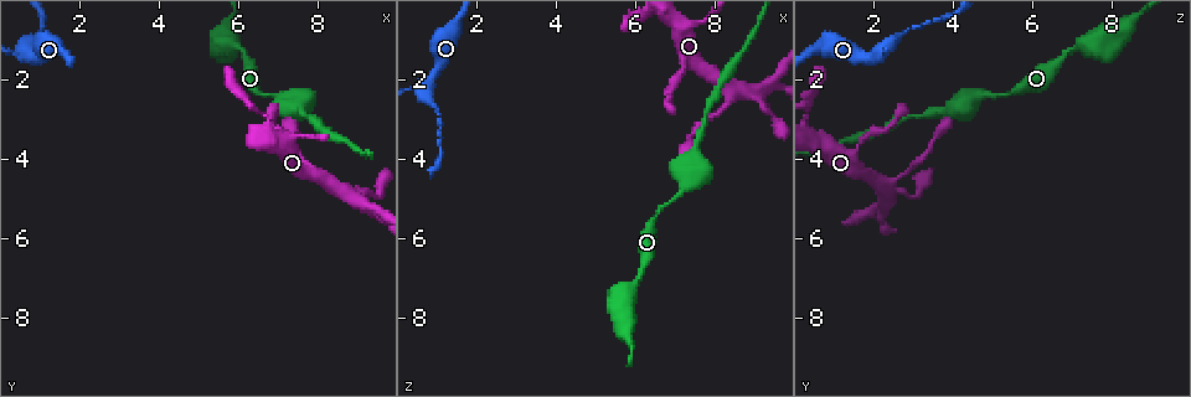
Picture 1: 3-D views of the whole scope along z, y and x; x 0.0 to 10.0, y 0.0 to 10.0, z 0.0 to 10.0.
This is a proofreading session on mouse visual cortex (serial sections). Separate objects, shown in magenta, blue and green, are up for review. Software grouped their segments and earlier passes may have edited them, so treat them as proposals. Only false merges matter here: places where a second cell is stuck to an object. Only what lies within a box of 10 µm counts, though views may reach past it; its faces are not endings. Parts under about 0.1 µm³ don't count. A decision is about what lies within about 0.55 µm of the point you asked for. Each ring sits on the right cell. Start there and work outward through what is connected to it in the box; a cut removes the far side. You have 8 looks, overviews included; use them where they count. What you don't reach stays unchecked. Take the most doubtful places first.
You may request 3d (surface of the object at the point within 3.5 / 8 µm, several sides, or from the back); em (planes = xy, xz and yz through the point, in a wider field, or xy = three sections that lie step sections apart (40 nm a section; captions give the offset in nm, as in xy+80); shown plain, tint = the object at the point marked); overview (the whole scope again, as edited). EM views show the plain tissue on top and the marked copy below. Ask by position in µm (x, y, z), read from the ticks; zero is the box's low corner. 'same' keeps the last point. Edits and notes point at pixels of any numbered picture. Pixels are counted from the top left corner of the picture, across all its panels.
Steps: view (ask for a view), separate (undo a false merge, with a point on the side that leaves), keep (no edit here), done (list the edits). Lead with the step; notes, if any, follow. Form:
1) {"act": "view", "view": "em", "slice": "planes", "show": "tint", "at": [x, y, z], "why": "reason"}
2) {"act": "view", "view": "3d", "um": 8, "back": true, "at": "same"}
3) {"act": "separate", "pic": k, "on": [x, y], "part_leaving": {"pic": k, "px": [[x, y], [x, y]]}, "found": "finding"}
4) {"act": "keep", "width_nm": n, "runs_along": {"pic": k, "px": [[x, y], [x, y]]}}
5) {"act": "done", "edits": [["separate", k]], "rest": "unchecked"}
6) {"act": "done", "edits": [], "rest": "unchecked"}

{"act": "view", "view": "3d", "um": 8, "at": [8.95, 4.90, 2.40], "why": "two arms at a narrow angle"}

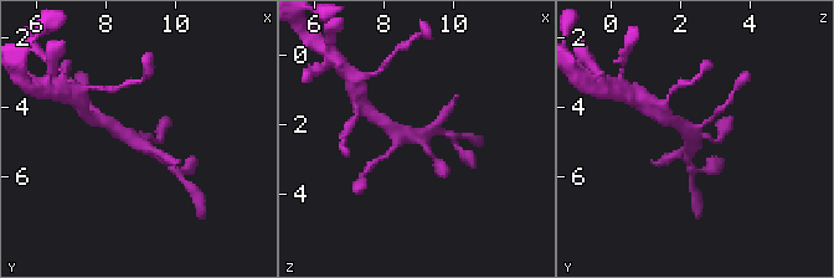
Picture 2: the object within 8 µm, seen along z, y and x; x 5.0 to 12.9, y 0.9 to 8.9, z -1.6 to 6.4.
{"act": "view", "view": "em", "slice": "planes", "show": "tint", "at": "same", "why": "shape alone is not enough"}

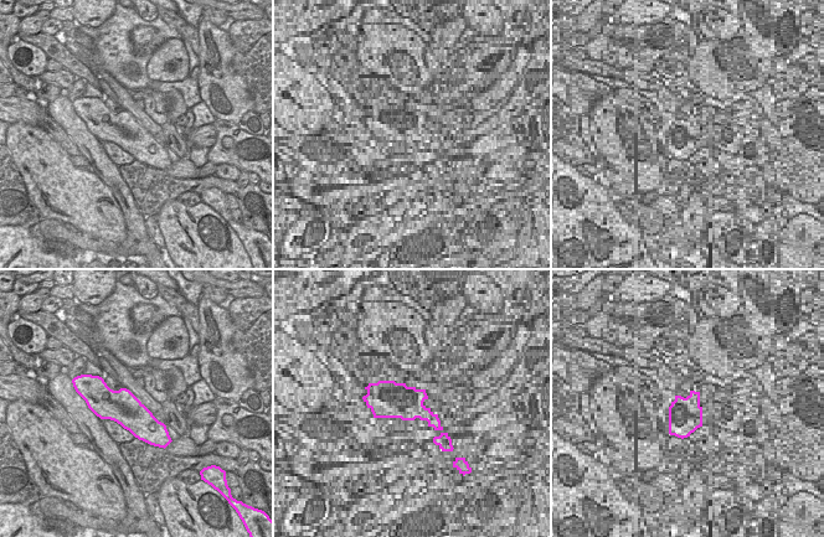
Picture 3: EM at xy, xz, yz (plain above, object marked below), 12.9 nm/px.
{"act": "keep", "runs_along": {"pic": 2, "px": [[112, 125], [164, 155]]}, "found": "one cell here"}

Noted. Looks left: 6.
{"act": "view", "view": "3d", "um": 3.5, "back": true, "at": [6.10, 1.25, 6.95]}

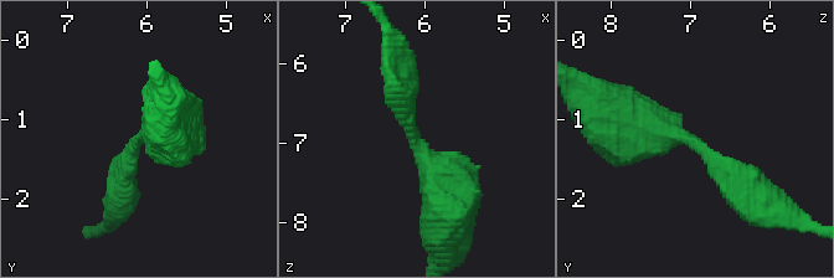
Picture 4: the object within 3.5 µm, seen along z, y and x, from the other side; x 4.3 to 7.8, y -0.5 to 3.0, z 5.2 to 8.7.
{"act": "view", "view": "em", "slice": "xy", "step": 5, "show": "tint", "at": [6.10, 1.25, 6.95], "arm_widths_nm": [400, 700]}

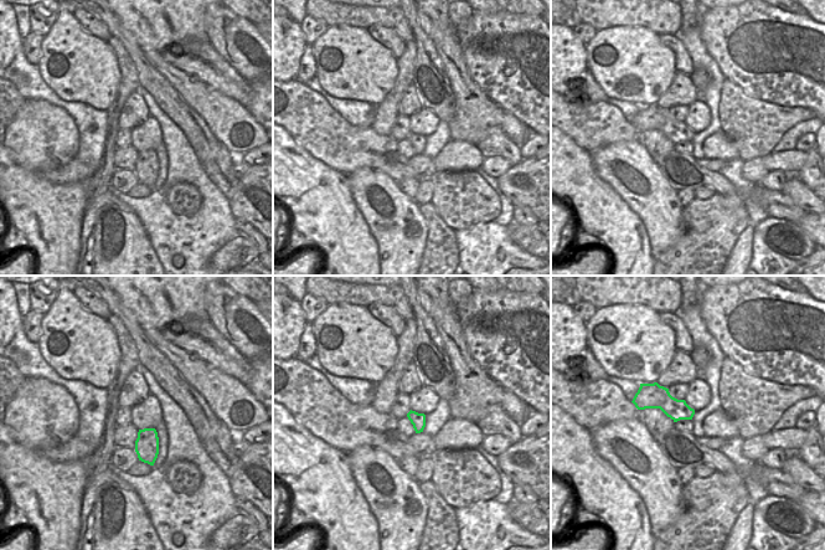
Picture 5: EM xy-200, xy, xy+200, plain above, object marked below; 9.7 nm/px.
{"act": "keep", "width_nm": 140, "runs_along": {"pic": 4, "px": [[762, 197], [693, 140], [626, 122]]}, "found": "all the same cell"}

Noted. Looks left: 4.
{"act": "view", "view": "3d", "um": 3.5, "at": [0.70, 1.30, 2.15]}

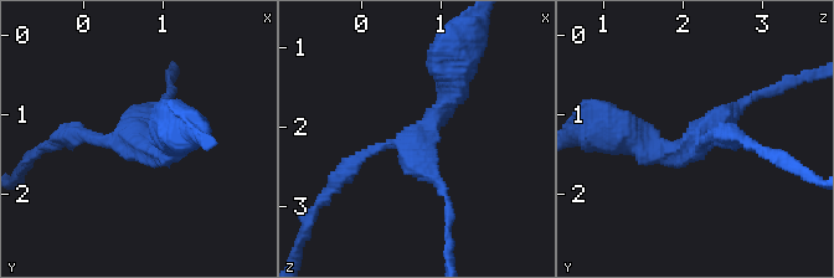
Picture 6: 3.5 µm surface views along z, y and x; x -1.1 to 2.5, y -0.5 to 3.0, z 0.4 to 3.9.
{"act": "view", "view": "em", "slice": "xy", "step": 3, "show": "tint", "at": [0.70, 1.30, 2.15], "arms": 3, "arm_widths_nm": [150, 150, 350], "why": "shape alone is not enough"}

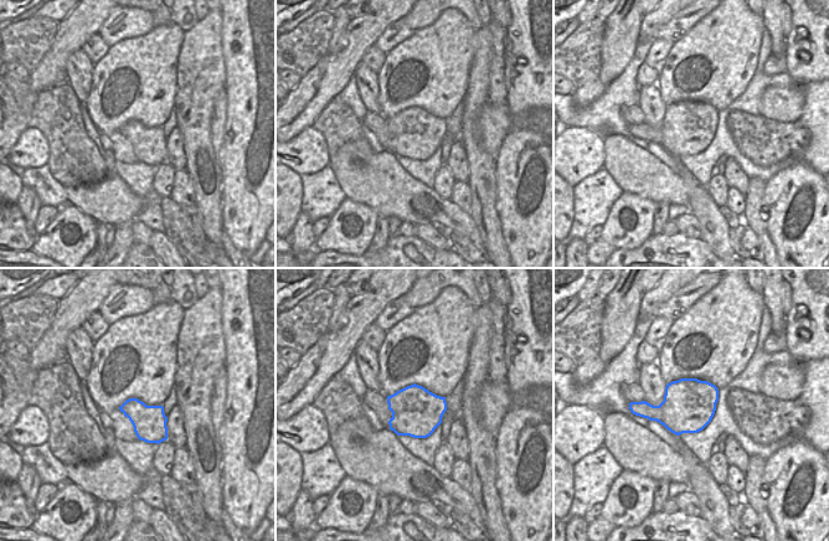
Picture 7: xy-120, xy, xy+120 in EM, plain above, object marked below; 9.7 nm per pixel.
{"act": "view", "view": "em", "slice": "xy", "step": 1, "show": "tint", "at": "same"}

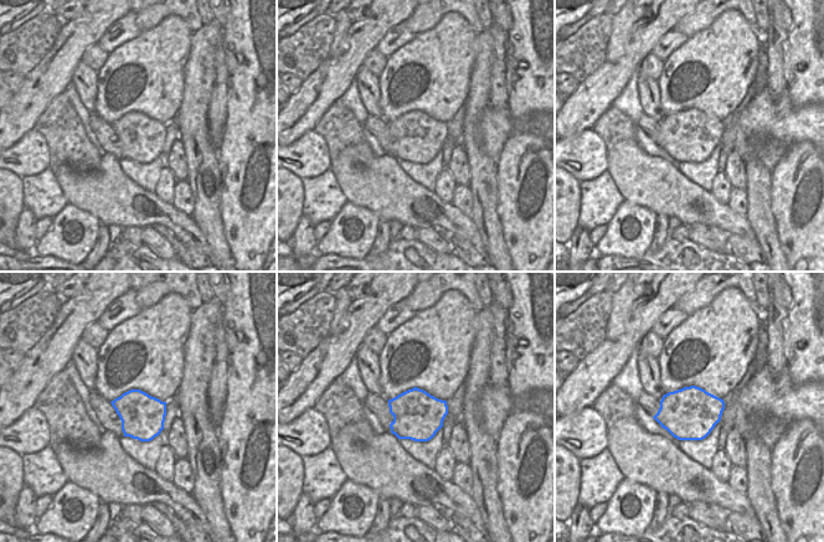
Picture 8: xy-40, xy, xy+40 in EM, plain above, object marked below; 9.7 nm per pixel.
{"act": "keep", "runs_along": {"pic": 6, "px": [[633, 140], [684, 152], [755, 94]]}, "found": "continuous, no second cell"}

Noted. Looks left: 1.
{"act": "done", "edits": [], "rest": "unchecked"}

